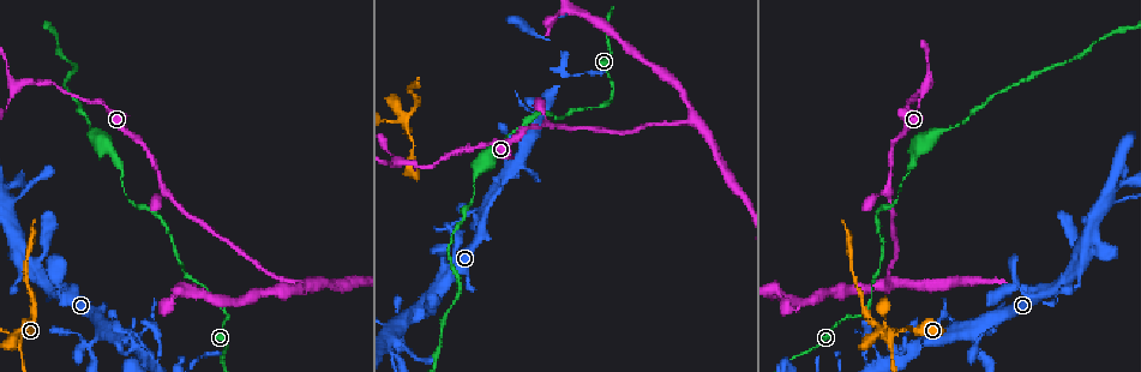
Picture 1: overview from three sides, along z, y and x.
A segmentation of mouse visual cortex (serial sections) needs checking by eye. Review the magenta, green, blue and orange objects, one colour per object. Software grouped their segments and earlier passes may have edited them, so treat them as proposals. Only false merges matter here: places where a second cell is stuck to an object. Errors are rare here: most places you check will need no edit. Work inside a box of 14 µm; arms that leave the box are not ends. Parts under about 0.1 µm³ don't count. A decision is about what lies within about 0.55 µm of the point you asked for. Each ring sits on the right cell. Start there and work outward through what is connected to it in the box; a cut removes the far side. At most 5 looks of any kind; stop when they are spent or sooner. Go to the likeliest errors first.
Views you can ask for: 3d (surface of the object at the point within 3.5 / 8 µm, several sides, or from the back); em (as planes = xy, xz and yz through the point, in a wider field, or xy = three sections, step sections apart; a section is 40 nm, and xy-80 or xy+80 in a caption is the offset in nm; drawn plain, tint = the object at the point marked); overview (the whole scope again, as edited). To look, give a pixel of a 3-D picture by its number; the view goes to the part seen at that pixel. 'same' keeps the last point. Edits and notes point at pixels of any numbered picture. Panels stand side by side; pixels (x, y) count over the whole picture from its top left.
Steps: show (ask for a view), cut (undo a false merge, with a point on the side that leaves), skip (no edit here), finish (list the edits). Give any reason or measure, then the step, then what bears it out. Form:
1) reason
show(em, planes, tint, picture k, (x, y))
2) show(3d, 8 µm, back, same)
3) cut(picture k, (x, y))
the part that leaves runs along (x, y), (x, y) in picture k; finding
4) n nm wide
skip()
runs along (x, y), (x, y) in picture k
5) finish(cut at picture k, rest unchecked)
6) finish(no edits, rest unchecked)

arms part here
show(3d, 3.5 µm, picture 1, (310, 287))

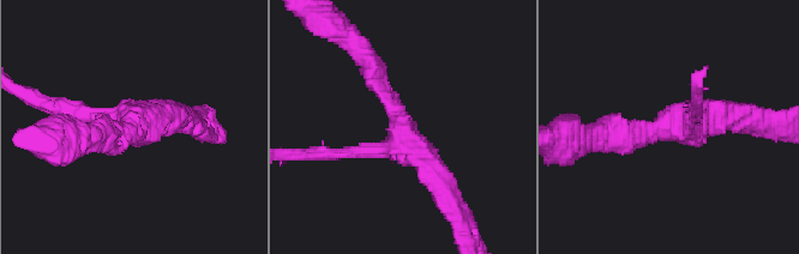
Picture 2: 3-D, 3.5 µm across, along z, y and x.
3 arms; arms of 150, 200, 400 nm
show(em, planes, tint, picture 2, (683, 122))

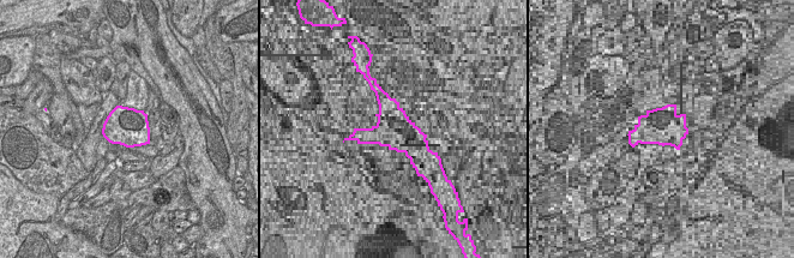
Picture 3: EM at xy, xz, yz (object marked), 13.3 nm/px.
skip()
runs along (324, 153), (401, 141), (376, 73) in picture 2; one cell here

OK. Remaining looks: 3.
sharp bend
show(3d, 8 µm, back, picture 1, (18, 334))

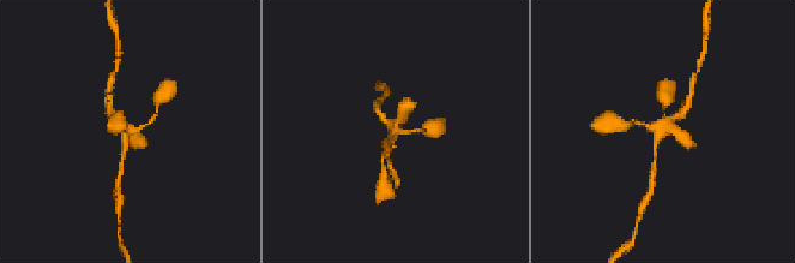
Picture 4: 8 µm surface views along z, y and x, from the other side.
show(em, xy, step 2, tint, picture 4, (662, 127))

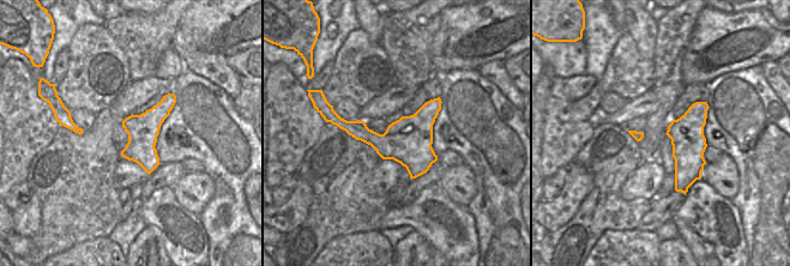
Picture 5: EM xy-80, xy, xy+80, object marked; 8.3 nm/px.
400 nm wide
skip()
runs along (631, 123), (661, 127), (684, 108) in picture 4; all the same cell

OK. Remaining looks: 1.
finish(no edits, rest unchecked)

